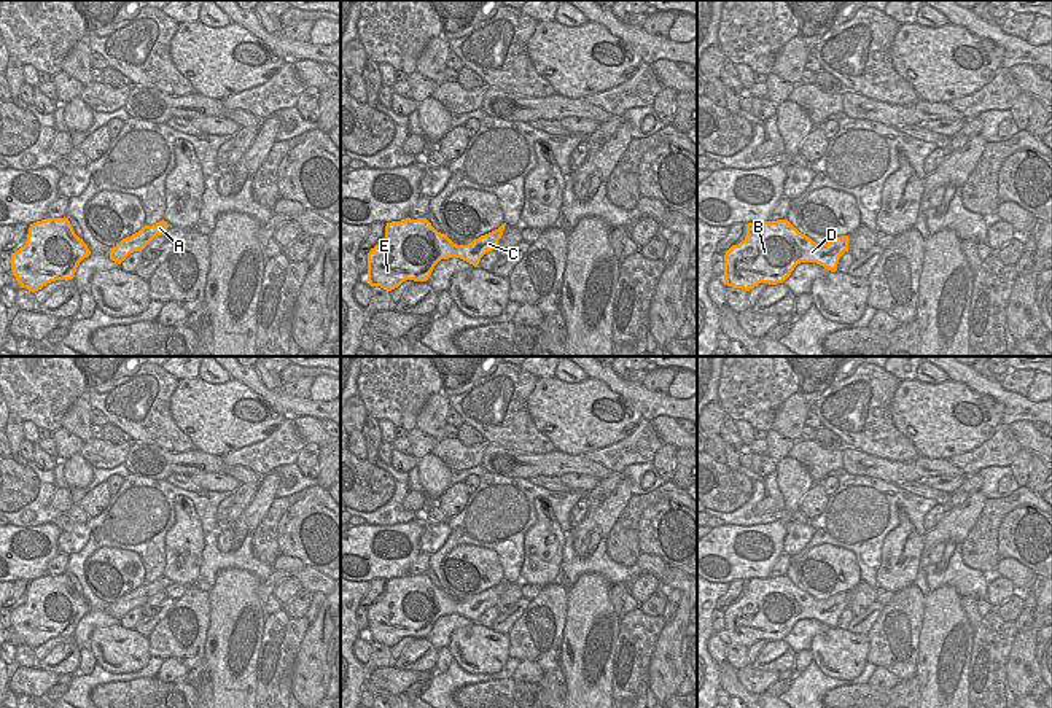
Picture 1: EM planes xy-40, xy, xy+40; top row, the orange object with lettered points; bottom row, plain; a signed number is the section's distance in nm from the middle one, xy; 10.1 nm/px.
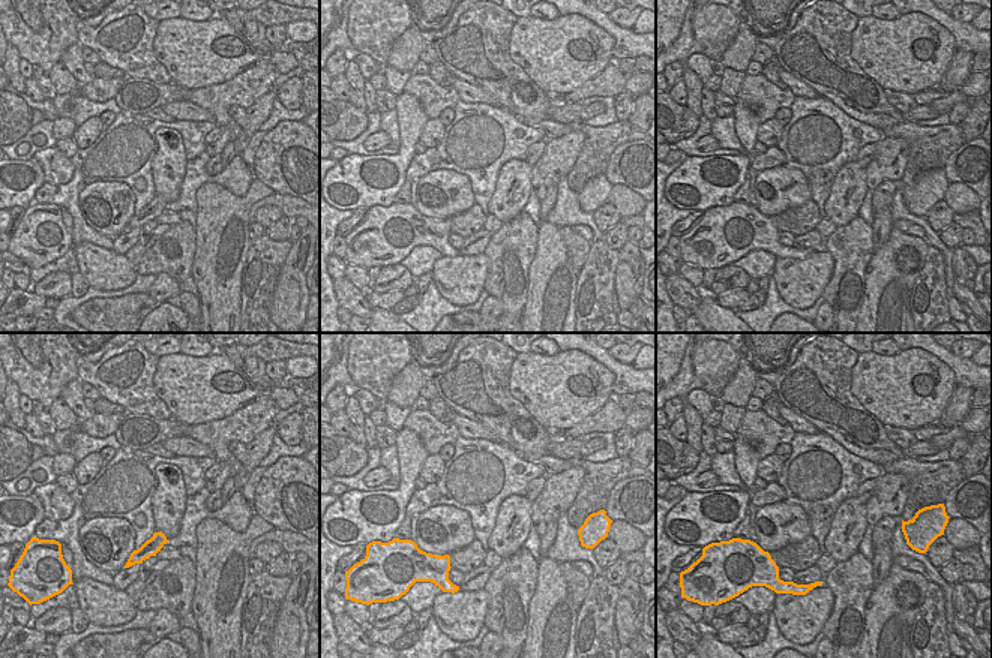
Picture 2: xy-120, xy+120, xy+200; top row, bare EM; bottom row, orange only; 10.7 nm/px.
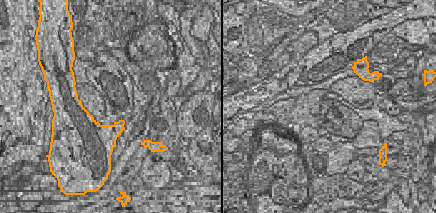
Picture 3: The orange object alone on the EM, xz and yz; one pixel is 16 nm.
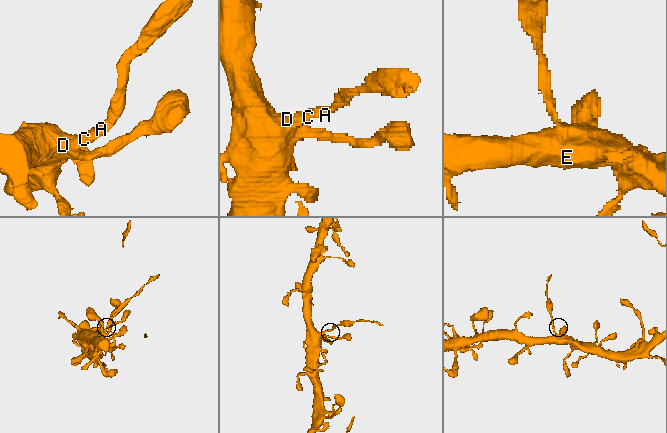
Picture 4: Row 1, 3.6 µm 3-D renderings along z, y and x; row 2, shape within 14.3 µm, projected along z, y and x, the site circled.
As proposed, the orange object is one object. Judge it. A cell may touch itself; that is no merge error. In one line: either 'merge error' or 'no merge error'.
merge error

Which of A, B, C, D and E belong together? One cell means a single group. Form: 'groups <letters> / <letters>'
groups A C / B D E

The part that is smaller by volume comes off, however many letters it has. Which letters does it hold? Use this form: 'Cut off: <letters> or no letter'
Cut off: A, C

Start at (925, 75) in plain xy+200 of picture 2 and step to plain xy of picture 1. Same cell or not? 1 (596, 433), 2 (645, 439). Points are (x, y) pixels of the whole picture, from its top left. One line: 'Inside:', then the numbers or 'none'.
Inside: 1

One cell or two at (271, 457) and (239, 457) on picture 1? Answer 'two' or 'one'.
one

